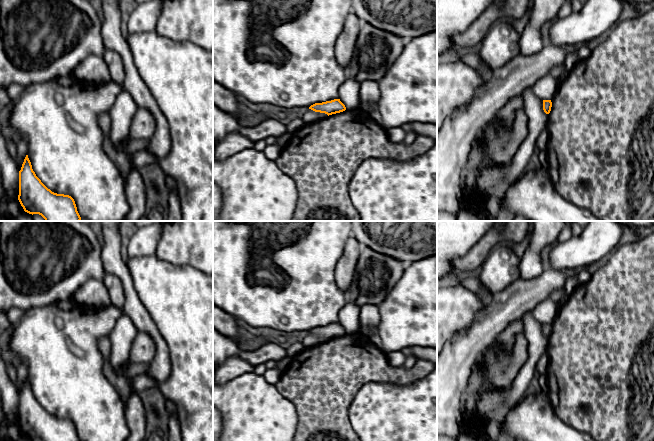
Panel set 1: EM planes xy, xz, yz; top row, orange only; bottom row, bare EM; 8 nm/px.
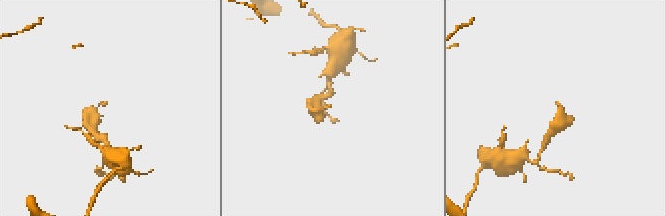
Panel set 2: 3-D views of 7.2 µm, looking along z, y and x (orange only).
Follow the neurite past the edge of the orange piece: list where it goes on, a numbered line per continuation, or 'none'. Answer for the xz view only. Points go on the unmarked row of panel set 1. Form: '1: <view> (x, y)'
none

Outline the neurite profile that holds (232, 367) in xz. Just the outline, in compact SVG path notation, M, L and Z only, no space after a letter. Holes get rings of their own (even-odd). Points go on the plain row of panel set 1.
M230 357L213 371L214 383L225 383L244 373L253 372L254 366L239 358Z

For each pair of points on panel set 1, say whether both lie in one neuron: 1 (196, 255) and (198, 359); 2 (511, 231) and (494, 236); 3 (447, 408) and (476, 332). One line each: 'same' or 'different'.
1: different
2: same
3: same

